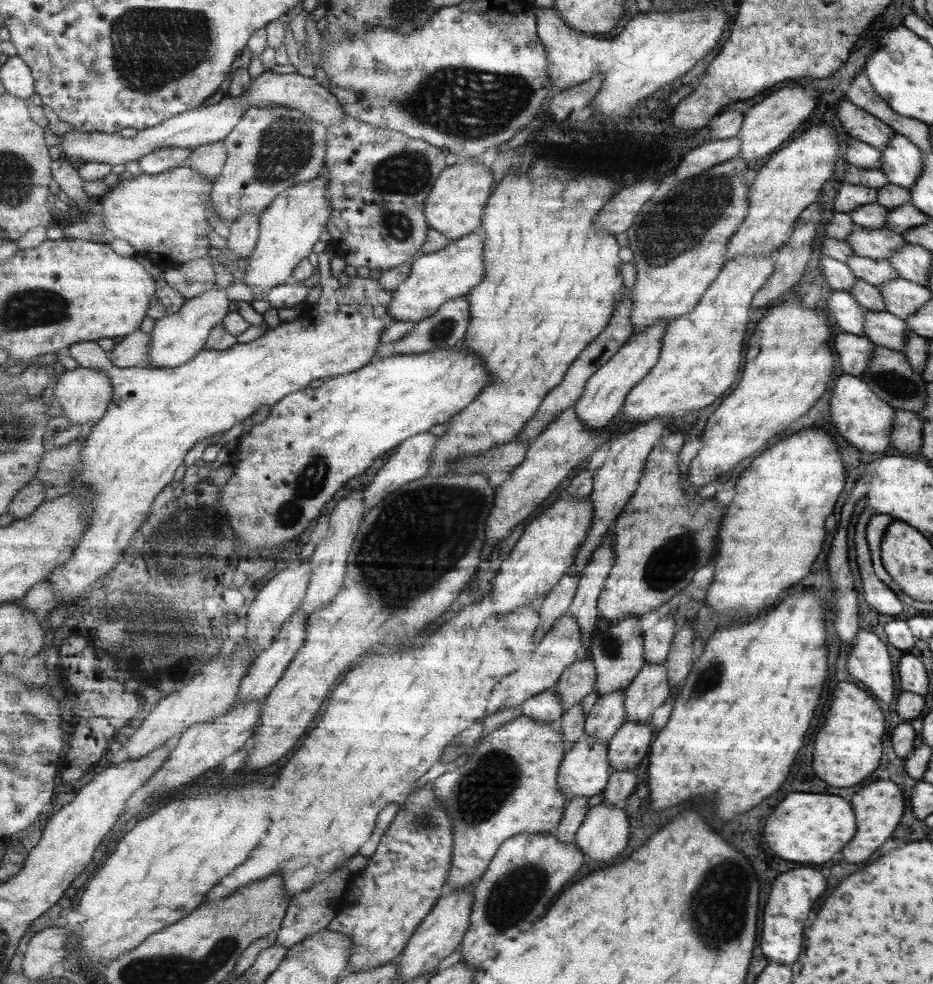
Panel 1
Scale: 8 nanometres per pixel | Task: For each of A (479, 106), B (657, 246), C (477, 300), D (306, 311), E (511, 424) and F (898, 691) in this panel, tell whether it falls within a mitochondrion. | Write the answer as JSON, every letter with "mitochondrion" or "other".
{"A":"mitochondrion","B":"mitochondrion","C":"other","D":"other","E":"other","F":"other"}

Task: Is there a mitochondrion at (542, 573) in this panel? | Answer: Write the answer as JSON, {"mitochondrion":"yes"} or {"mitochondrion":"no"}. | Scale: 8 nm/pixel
{"mitochondrion":"no"}

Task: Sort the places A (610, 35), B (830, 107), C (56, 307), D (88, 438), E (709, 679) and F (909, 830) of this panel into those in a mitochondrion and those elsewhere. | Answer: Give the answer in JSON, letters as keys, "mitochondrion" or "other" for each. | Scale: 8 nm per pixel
{"A":"other","B":"other","C":"mitochondrion","D":"other","E":"mitochondrion","F":"other"}

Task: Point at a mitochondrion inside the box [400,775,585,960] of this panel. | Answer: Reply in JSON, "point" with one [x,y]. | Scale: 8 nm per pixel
{"point":[516,896]}

